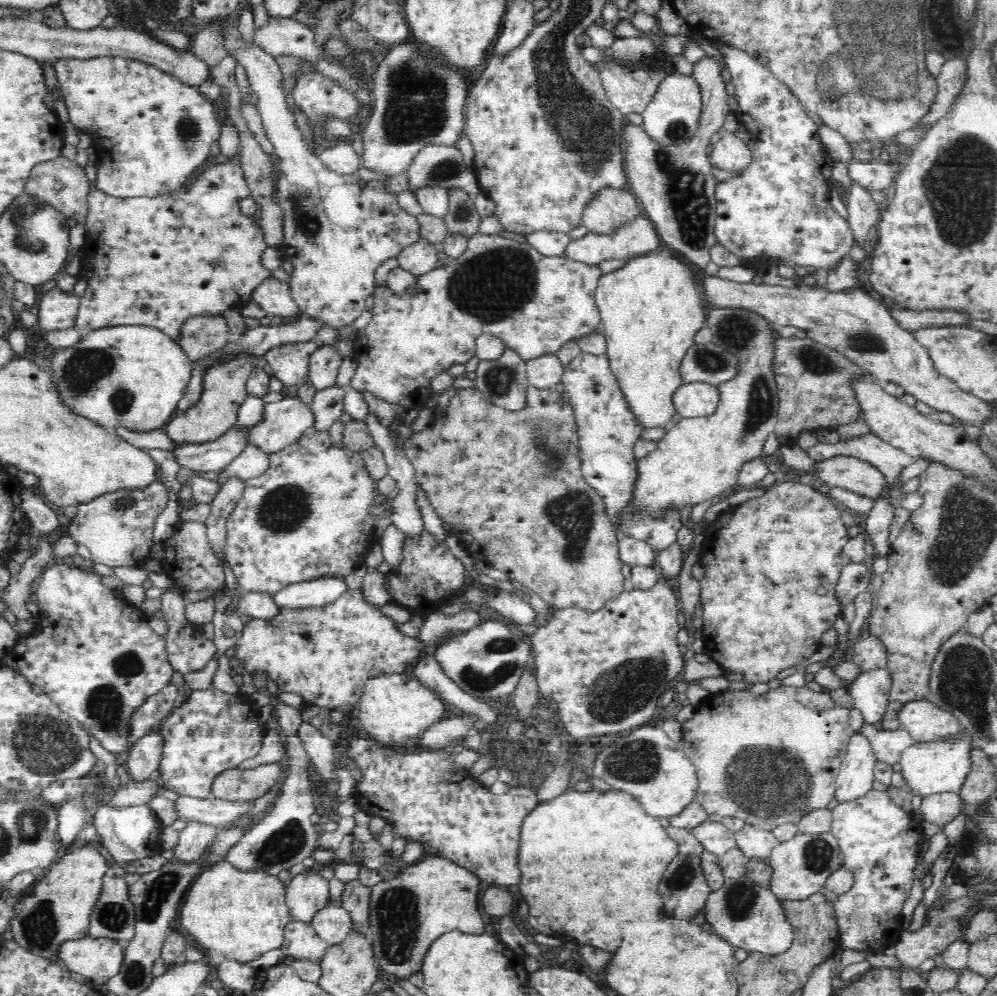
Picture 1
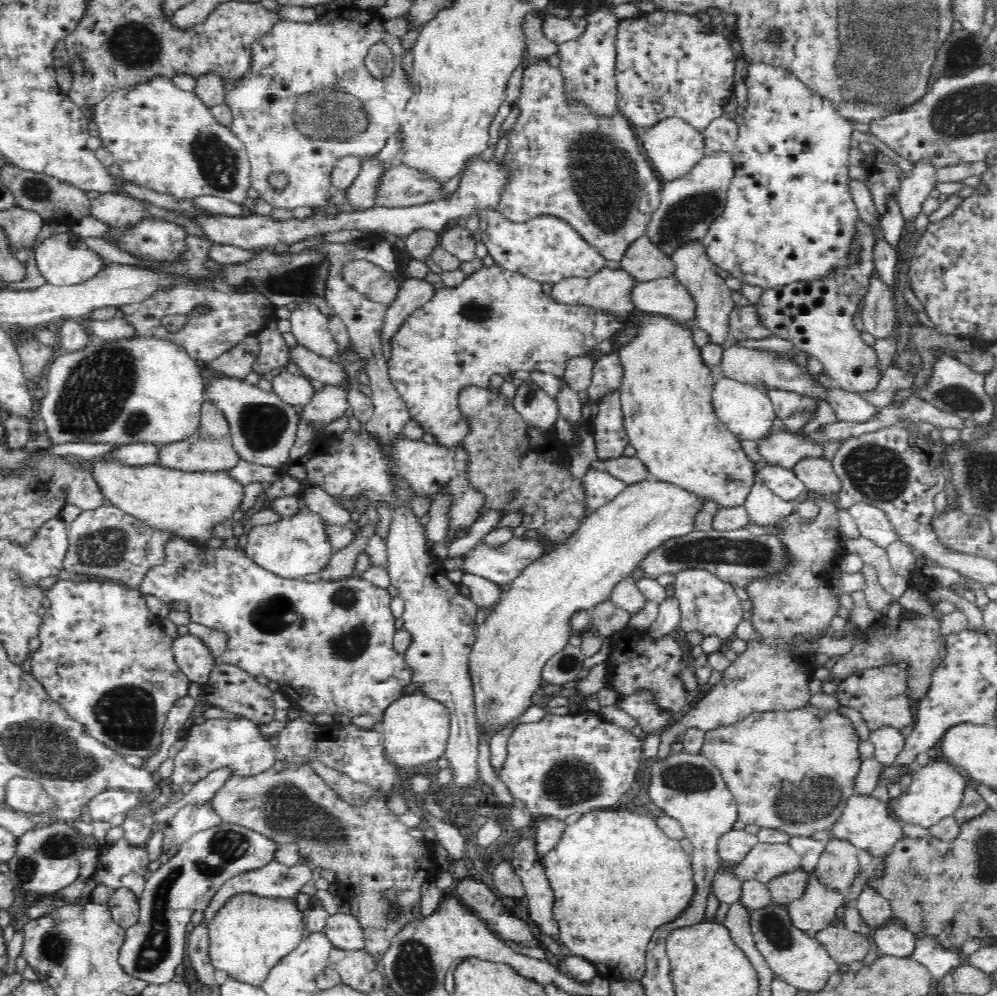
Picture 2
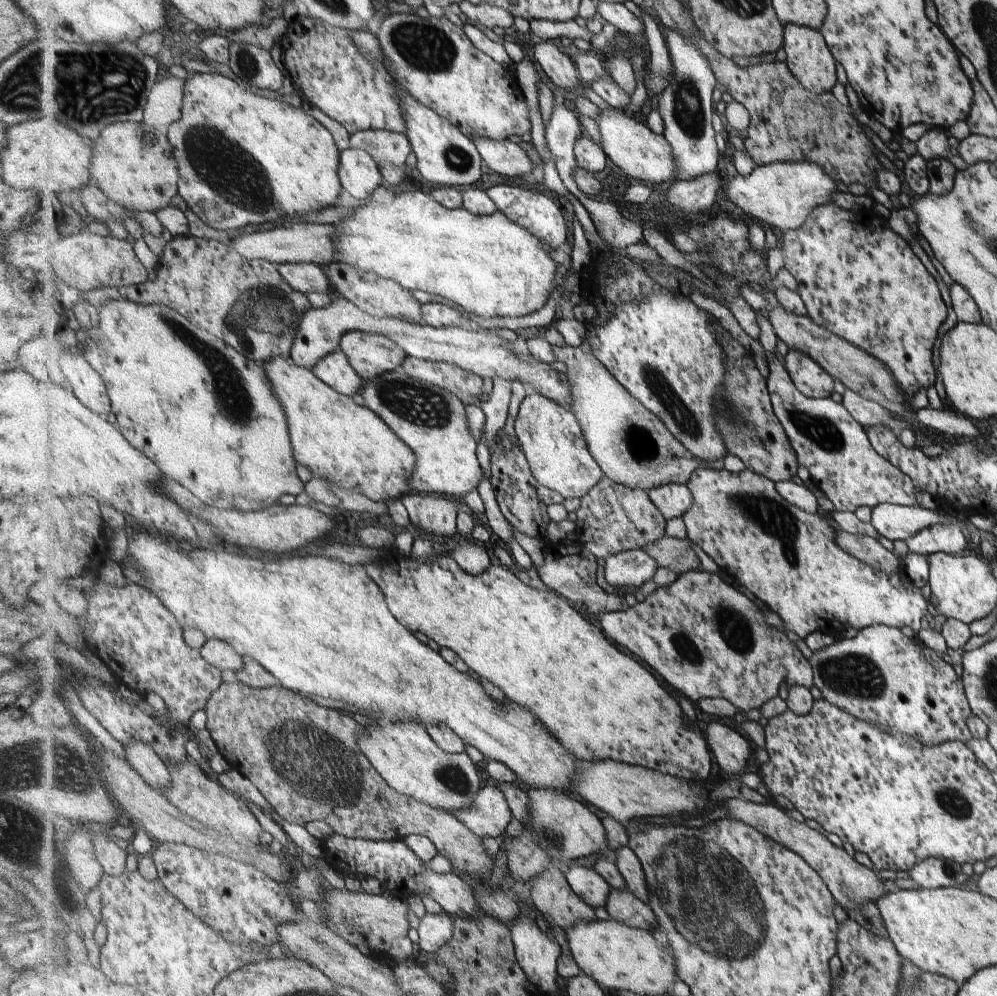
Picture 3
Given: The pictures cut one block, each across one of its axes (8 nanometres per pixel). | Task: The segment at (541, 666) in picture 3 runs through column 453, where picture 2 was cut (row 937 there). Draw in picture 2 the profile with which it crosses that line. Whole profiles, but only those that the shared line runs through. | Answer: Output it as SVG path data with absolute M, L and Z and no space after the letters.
M631 806L591 811L582 815L576 822L566 826L562 836L560 836L560 840L542 856L541 861L555 896L552 906L552 918L556 920L557 942L566 945L566 948L572 951L572 954L589 960L595 966L596 975L602 976L607 980L616 978L635 978L636 980L641 980L642 976L644 976L644 954L646 954L646 946L648 946L648 942L652 938L652 932L658 926L666 924L666 922L672 922L676 918L676 914L684 906L688 906L688 902L692 898L692 892L694 892L691 855L682 849L680 841L668 838L661 831L654 817L640 816L640 814L636 814Z

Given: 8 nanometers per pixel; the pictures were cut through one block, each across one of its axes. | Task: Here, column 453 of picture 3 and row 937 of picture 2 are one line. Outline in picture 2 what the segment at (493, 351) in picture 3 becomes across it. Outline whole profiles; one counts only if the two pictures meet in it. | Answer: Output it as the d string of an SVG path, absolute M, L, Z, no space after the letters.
M345 913L332 914L326 920L323 932L329 938L334 947L340 950L364 949L364 931L358 923L358 919Z

